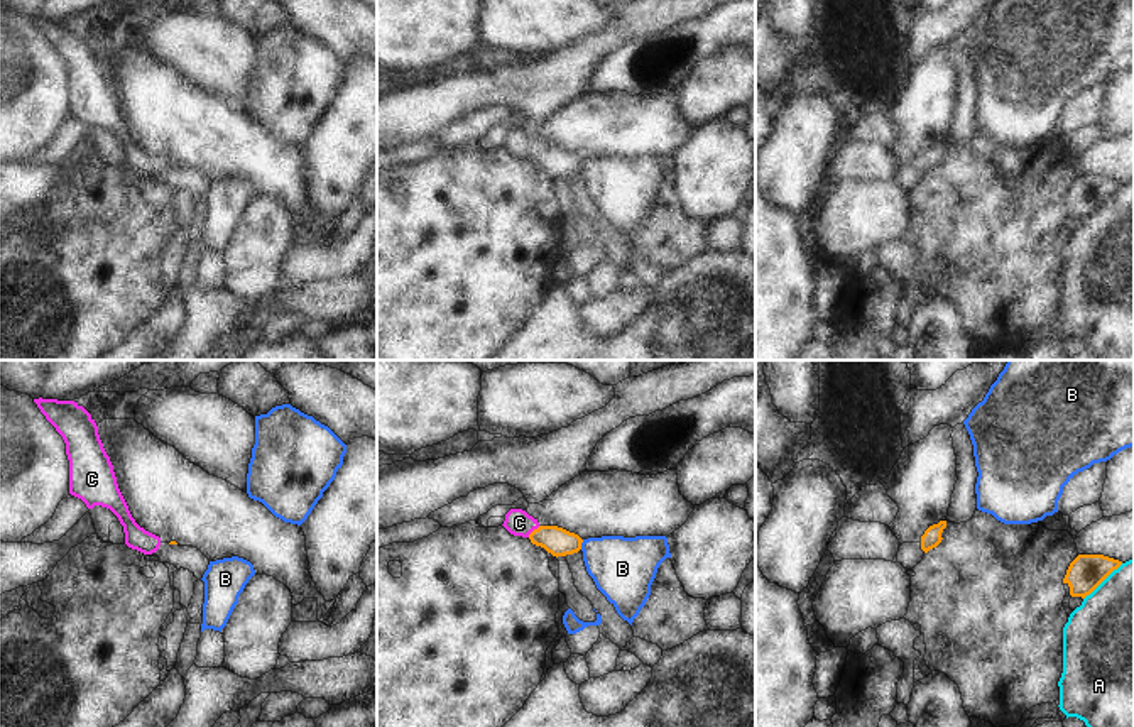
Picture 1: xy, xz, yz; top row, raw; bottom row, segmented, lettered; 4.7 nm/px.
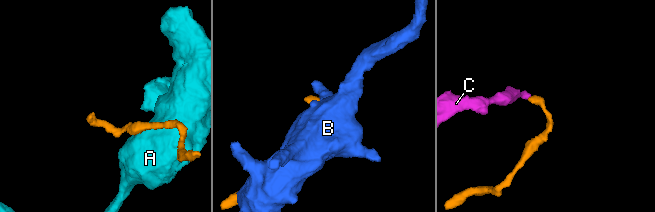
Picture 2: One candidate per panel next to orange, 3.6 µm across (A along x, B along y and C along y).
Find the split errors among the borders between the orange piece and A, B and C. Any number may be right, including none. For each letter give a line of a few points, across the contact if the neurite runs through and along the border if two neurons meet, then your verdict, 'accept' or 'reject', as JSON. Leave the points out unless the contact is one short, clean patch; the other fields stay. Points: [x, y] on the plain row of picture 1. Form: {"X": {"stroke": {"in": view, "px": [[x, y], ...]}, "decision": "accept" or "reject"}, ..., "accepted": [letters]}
{"A": {"decision": "reject"}, "B": {"stroke": {"in": "xz", "px": [[583, 161], [580, 169]]}, "decision": "reject"}, "C": {"stroke": {"in": "xz", "px": [[558, 163], [533, 153], [519, 144]]}, "decision": "accept"}, "accepted": ["C"]}

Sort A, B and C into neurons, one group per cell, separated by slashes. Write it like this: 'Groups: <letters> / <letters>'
Groups: A / B / C

